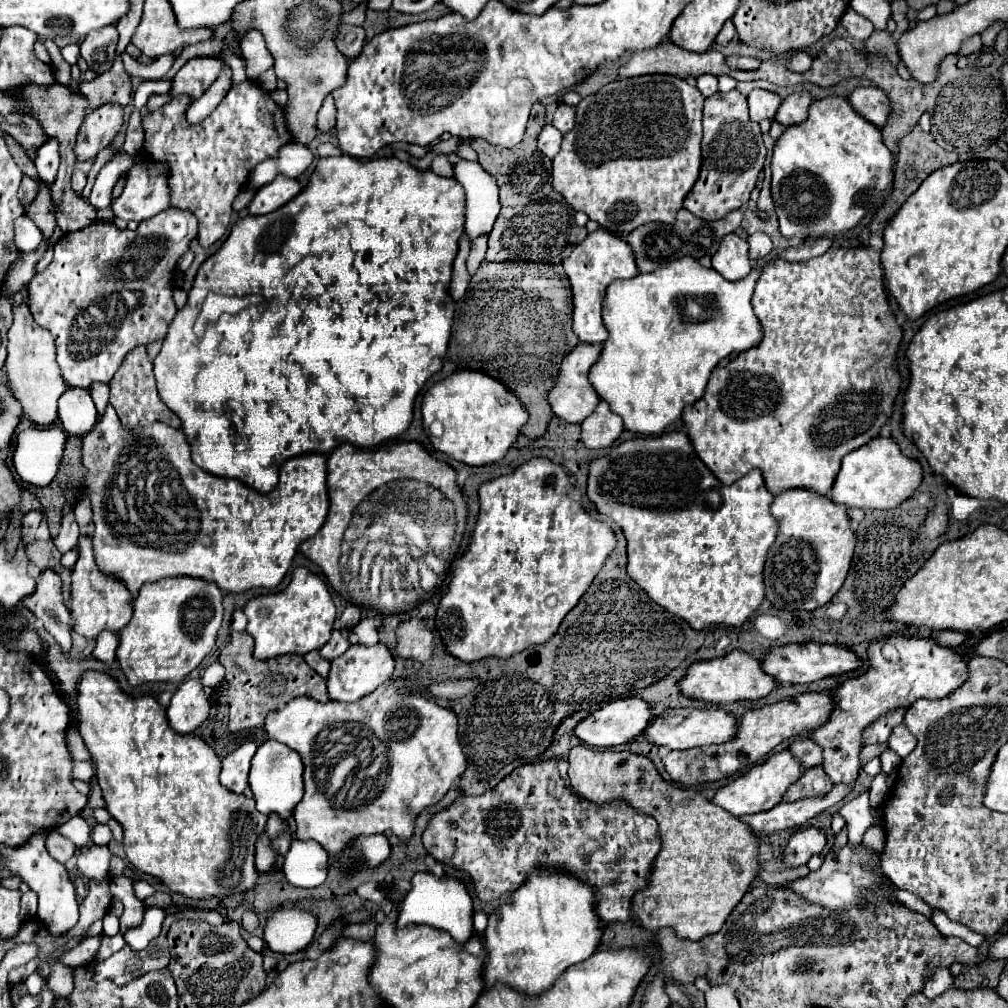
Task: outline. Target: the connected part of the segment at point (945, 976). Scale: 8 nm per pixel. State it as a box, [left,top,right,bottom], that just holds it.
[924,968,954,998]

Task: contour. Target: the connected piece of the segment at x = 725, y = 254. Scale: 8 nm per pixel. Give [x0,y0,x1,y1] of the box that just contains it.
[712,234,752,280]

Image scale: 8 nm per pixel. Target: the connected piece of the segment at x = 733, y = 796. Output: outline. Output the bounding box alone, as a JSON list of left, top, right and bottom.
[712,750,800,816]

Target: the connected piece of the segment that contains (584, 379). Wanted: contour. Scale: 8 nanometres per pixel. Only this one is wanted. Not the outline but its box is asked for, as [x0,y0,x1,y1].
[548,342,602,424]

